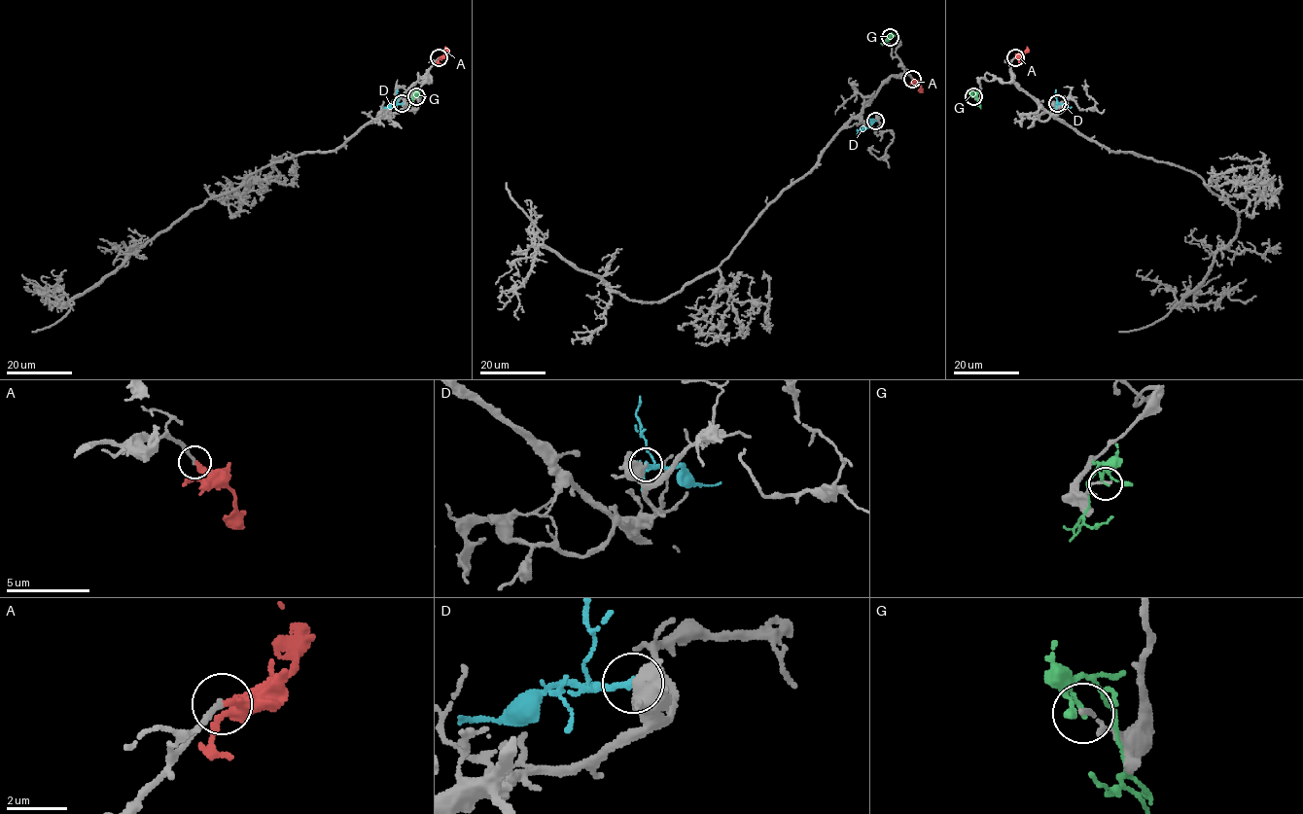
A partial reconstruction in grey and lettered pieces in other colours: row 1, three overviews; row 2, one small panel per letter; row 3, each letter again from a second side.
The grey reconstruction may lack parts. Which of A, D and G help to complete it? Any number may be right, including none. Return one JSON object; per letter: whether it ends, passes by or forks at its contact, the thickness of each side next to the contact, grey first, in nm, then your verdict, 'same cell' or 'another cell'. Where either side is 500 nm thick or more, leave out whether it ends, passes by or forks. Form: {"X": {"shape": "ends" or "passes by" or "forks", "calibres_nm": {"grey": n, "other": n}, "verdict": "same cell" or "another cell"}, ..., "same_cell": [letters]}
{"A": {"shape": "ends", "calibres_nm": {"grey": 170, "other": 240}, "verdict": "same cell"}, "D": {"shape": "ends", "calibres_nm": {"grey": 440, "other": 240}, "verdict": "another cell"}, "G": {"shape": "ends", "calibres_nm": {"grey": 160, "other": 120}, "verdict": "another cell"}, "same_cell": ["A"]}

